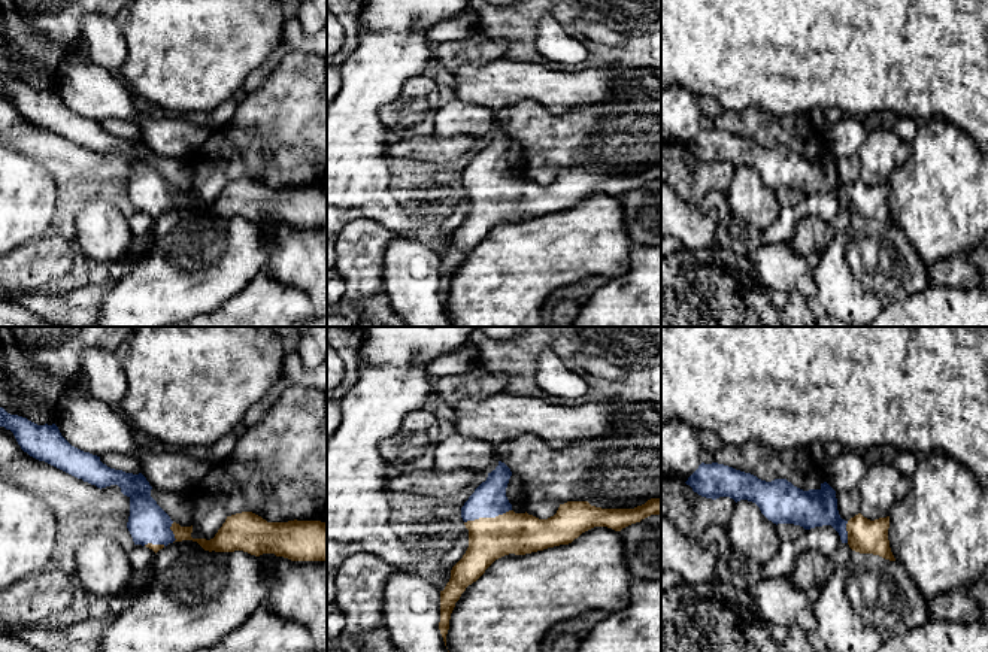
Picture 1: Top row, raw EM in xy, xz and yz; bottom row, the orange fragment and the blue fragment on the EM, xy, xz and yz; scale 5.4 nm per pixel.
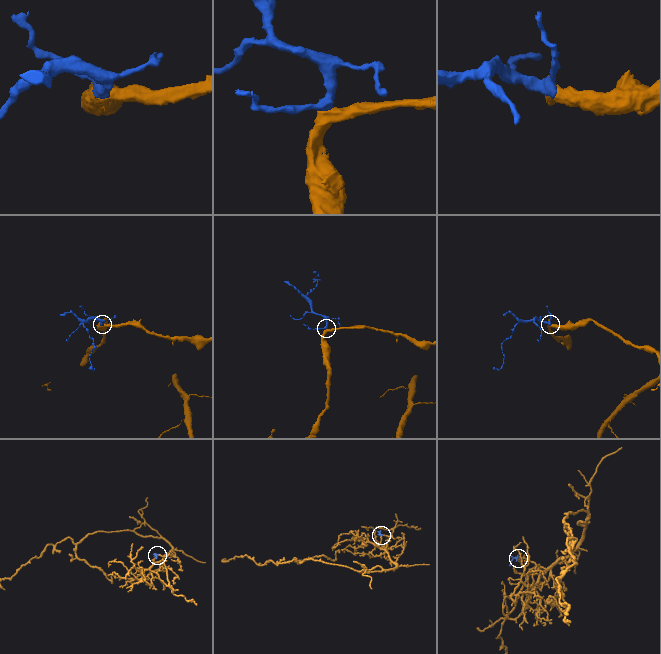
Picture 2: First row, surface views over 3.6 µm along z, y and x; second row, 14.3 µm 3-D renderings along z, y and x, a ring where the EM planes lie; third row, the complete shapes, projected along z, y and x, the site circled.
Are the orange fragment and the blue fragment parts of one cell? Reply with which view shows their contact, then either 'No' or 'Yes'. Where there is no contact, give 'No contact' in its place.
Touches orange in xz. Yes

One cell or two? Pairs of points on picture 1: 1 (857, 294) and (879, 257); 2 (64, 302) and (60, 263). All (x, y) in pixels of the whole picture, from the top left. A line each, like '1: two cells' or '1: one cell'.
1: one cell
2: two cells

